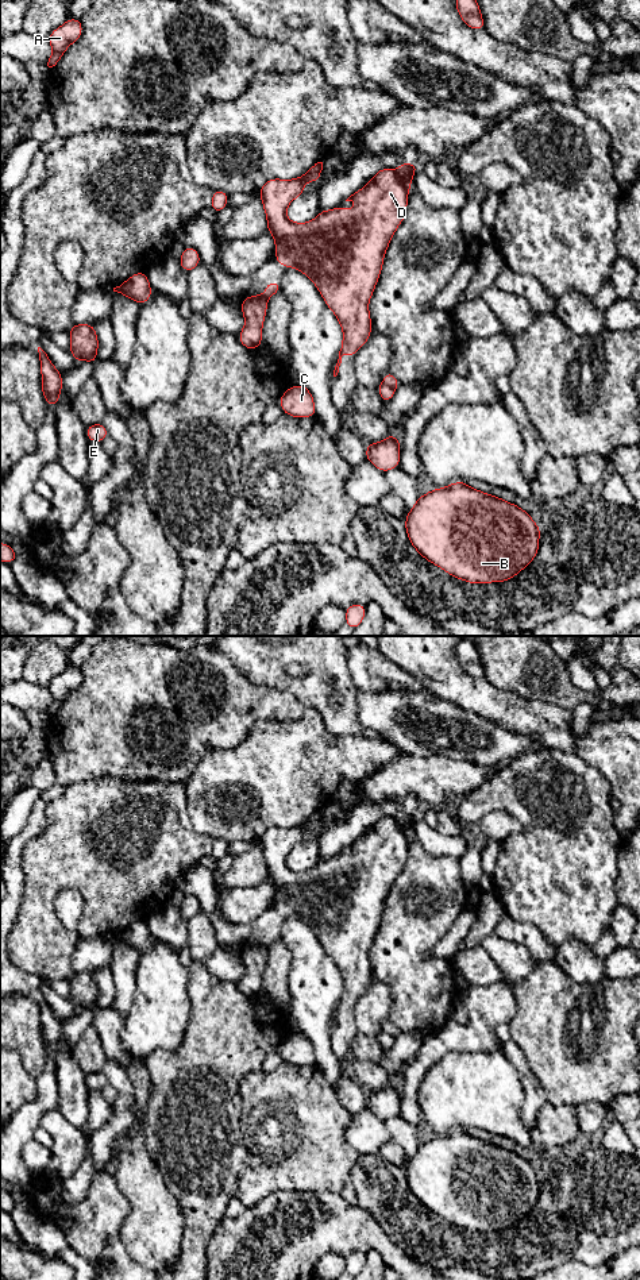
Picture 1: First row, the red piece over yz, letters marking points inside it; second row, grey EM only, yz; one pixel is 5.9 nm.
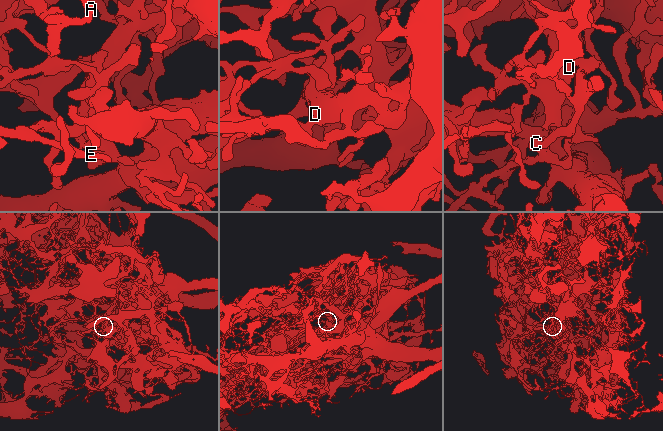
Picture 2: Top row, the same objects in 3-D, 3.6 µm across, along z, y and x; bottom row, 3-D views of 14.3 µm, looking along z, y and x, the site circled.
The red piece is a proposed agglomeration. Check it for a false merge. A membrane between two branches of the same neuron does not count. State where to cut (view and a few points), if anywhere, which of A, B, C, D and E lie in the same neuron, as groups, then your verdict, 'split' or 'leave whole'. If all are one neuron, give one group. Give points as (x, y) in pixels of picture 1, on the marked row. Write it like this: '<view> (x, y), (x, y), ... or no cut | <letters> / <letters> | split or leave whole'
yz (382, 382), (394, 389) | A B C E / D | split

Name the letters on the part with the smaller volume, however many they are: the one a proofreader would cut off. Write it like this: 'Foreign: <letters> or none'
Foreign: D

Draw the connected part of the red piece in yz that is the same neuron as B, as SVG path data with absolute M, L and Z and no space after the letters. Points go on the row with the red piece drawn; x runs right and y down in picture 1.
M466 482L420 496L405 528L423 558L469 583L505 582L539 551L540 527L524 509Z

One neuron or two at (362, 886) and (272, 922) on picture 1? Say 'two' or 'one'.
one

